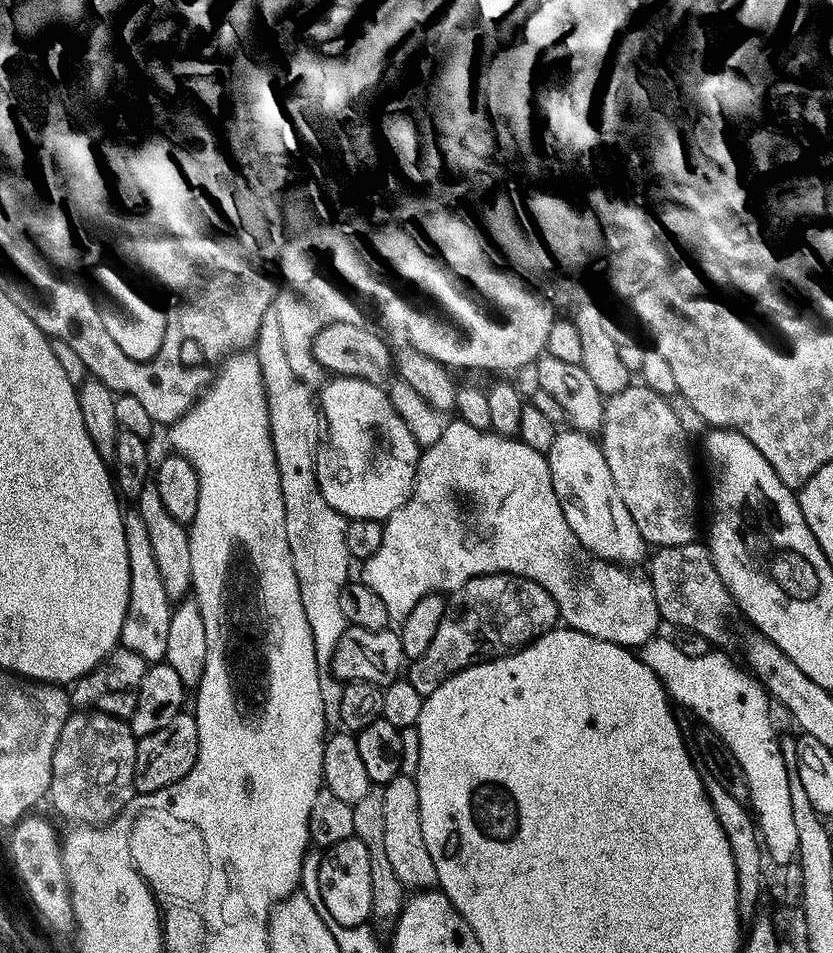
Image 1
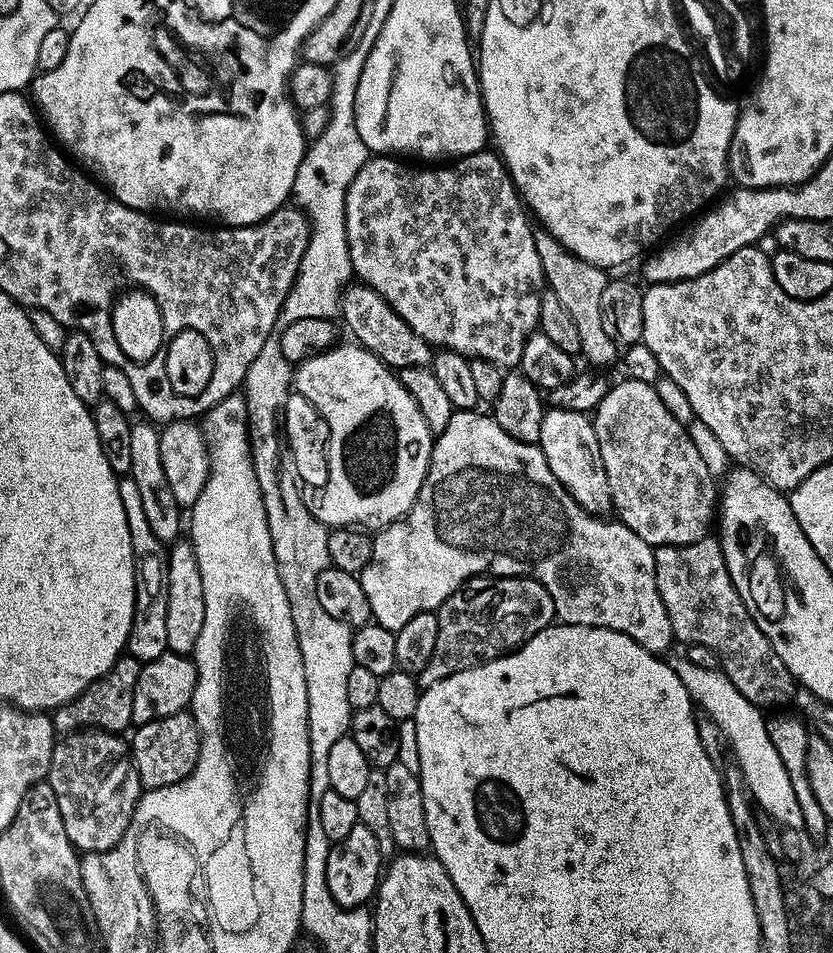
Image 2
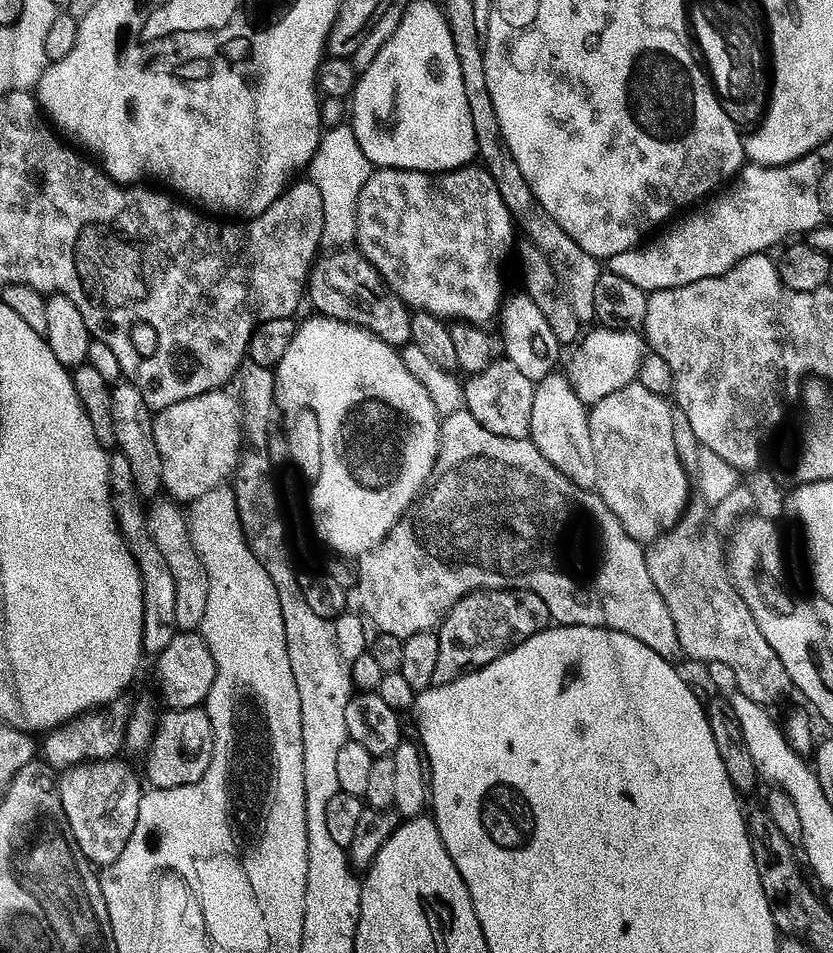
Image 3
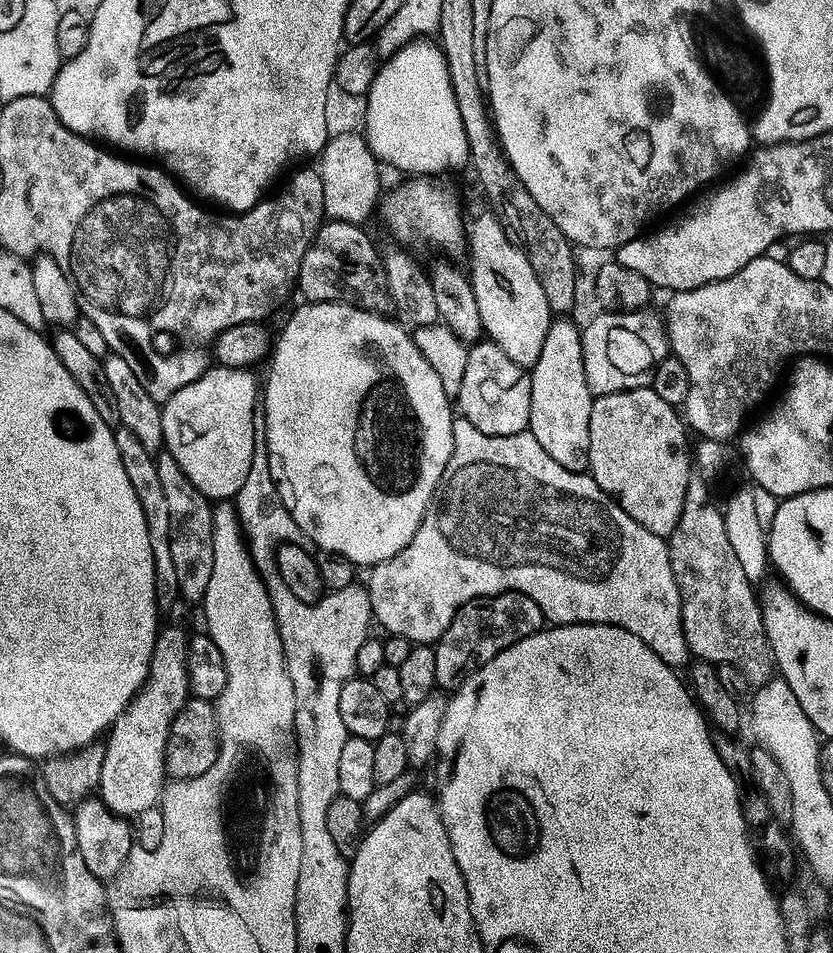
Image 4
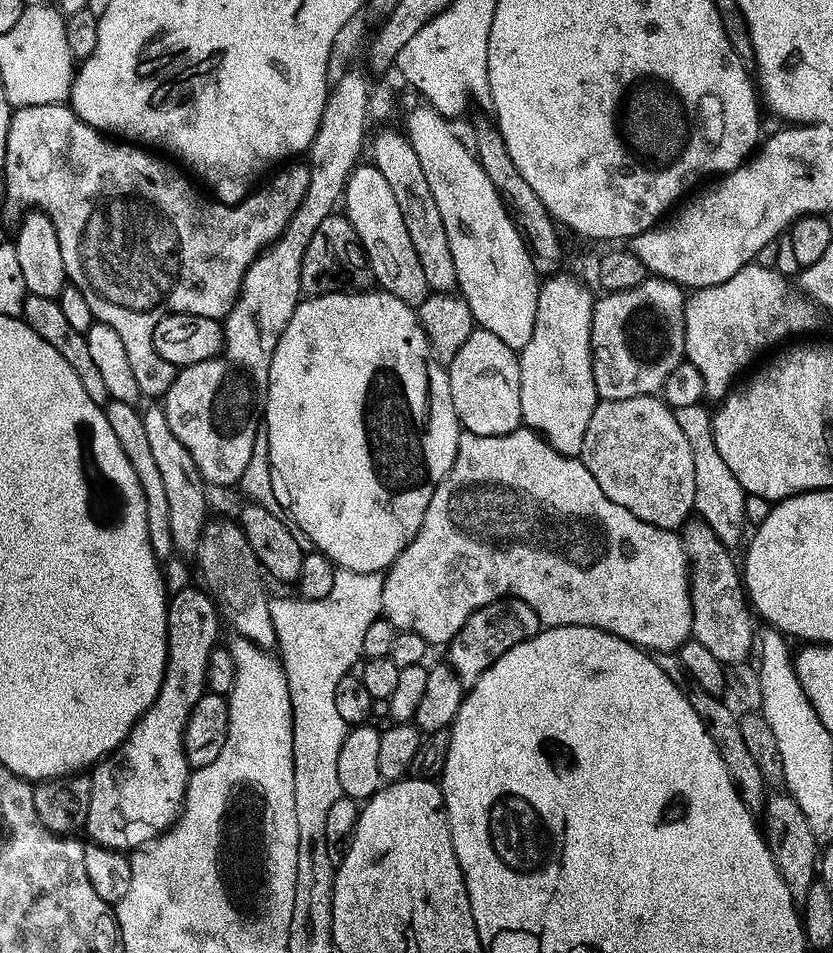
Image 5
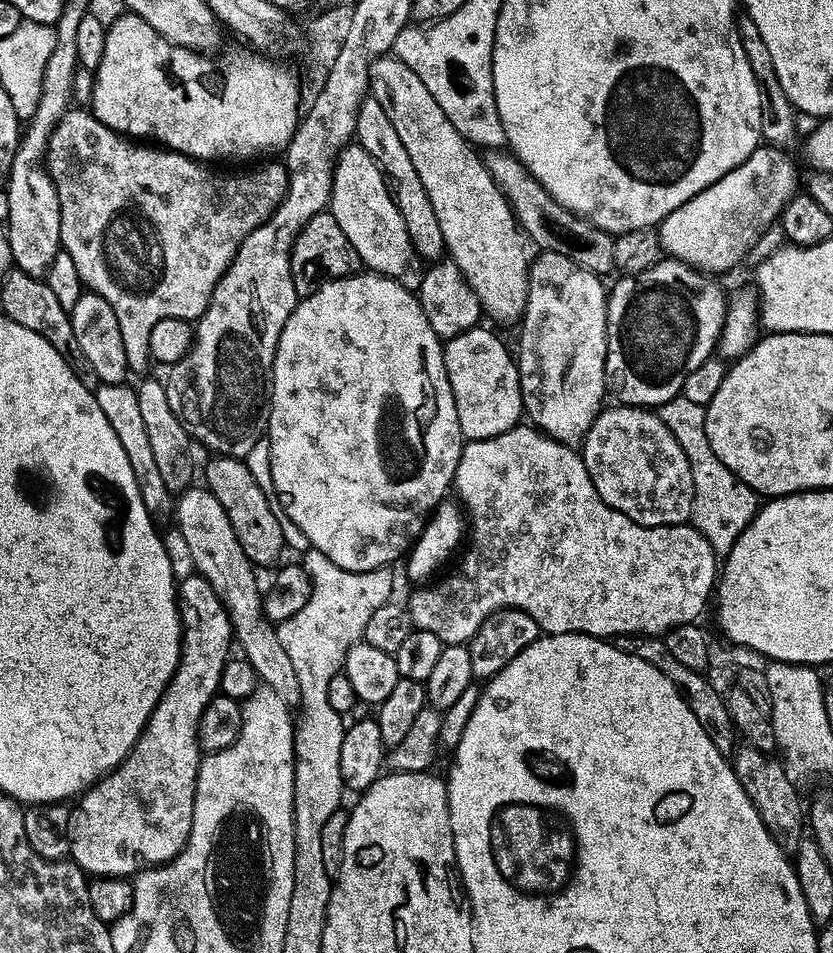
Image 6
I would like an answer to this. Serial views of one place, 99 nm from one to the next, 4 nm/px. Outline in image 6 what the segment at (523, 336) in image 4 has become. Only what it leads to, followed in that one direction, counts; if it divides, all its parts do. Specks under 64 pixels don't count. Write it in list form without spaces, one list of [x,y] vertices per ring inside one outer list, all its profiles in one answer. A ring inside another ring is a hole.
[[[395,54],[377,56],[368,67],[368,80],[370,94],[386,110],[386,118],[402,138],[402,146],[406,146],[406,154],[410,154],[410,162],[414,162],[414,170],[418,170],[418,178],[430,194],[430,206],[438,214],[444,247],[452,263],[462,270],[487,315],[489,312],[496,320],[519,321],[528,297],[530,256],[524,253],[526,240],[516,216],[488,173],[481,153],[454,130],[422,78]]]

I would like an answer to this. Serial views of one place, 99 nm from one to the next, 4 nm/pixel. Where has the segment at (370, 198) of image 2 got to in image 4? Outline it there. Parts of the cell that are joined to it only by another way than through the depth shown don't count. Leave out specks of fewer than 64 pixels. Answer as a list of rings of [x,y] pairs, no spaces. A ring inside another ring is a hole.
[[[408,178],[391,189],[382,200],[384,220],[397,245],[429,244],[432,248],[441,248],[448,255],[445,257],[456,258],[452,256],[463,253],[466,248],[466,216],[460,213],[459,198],[432,180],[435,179]]]

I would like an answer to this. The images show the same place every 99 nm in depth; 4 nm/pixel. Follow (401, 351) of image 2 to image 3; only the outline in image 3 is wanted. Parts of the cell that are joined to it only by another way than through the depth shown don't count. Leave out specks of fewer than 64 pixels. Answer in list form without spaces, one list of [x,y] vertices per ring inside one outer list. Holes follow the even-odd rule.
[[[355,247],[332,250],[327,254],[329,256],[321,255],[311,267],[307,303],[312,303],[319,315],[370,330],[370,334],[382,338],[382,342],[393,346],[407,345],[412,338],[412,312],[402,298],[394,294],[382,274],[378,274],[378,270],[374,270],[372,263]]]

